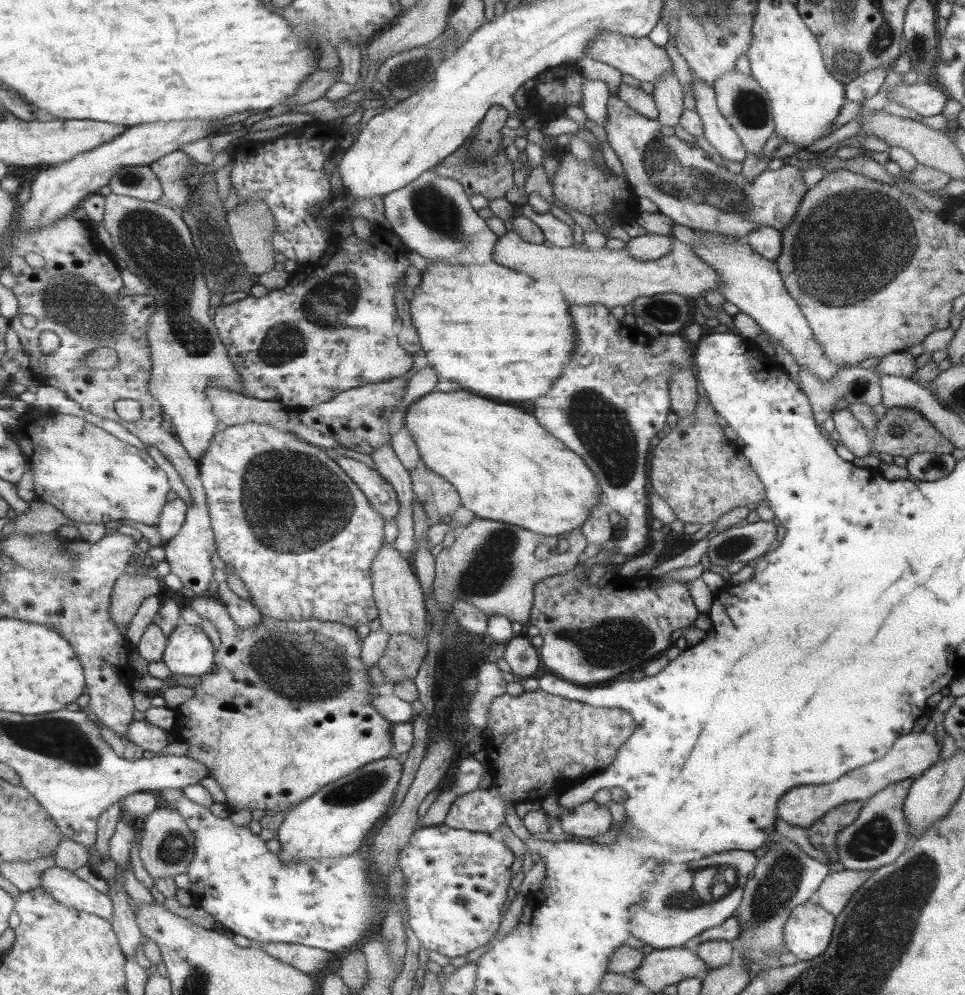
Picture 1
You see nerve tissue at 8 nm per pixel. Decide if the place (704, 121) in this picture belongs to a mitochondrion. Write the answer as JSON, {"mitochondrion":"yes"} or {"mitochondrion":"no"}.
{"mitochondrion":"no"}

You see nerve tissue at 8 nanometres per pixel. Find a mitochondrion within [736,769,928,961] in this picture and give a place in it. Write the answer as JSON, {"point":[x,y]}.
{"point":[874,838]}

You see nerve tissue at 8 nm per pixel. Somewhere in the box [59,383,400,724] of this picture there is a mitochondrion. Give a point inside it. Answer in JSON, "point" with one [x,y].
{"point":[276,484]}

